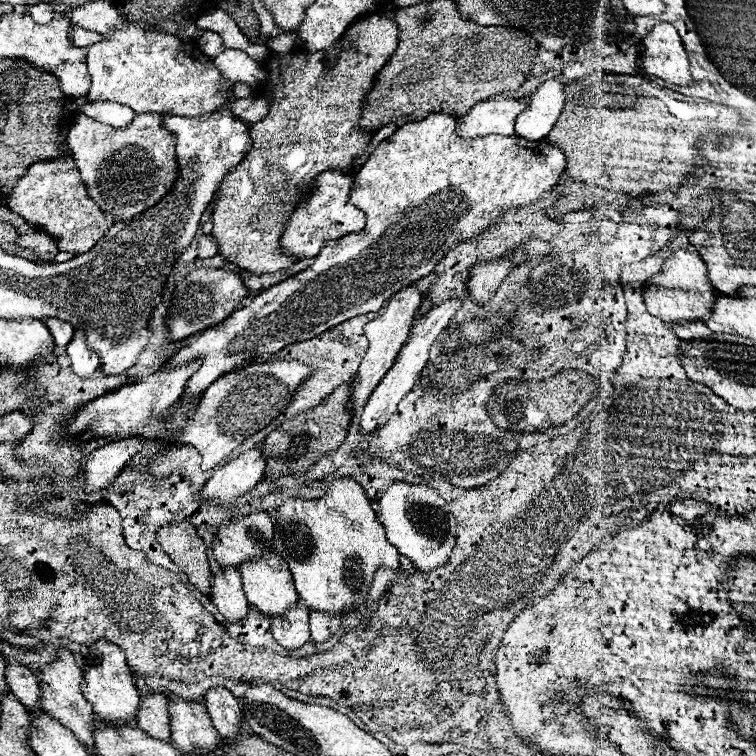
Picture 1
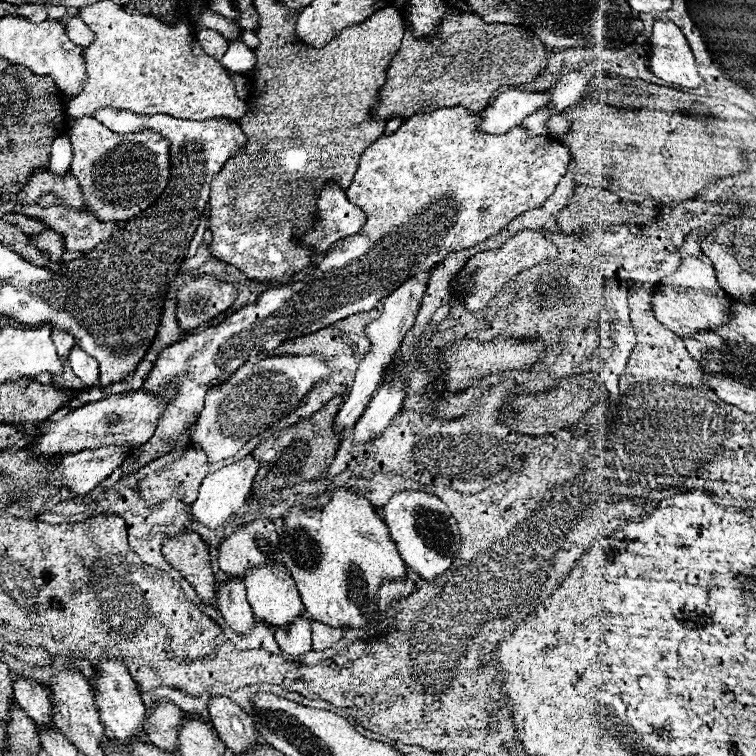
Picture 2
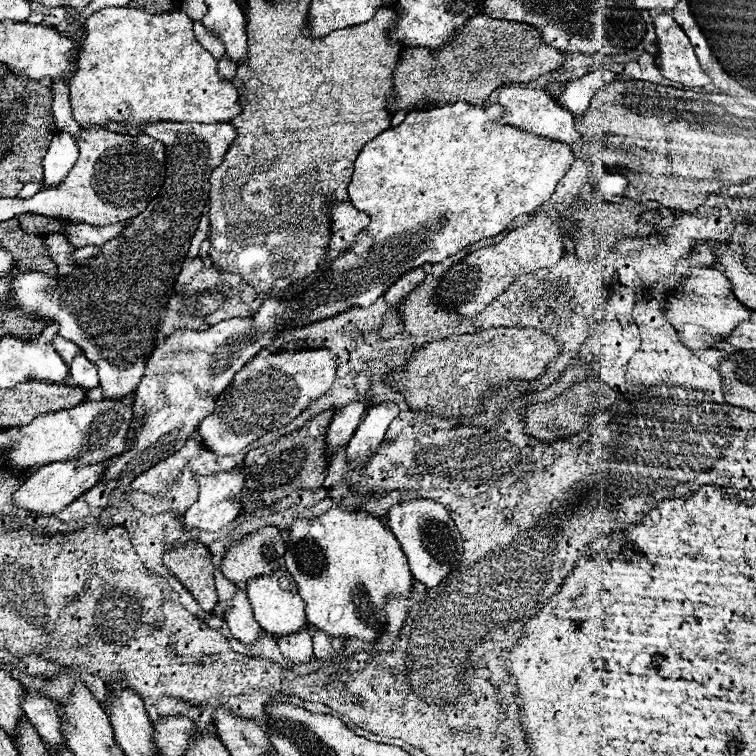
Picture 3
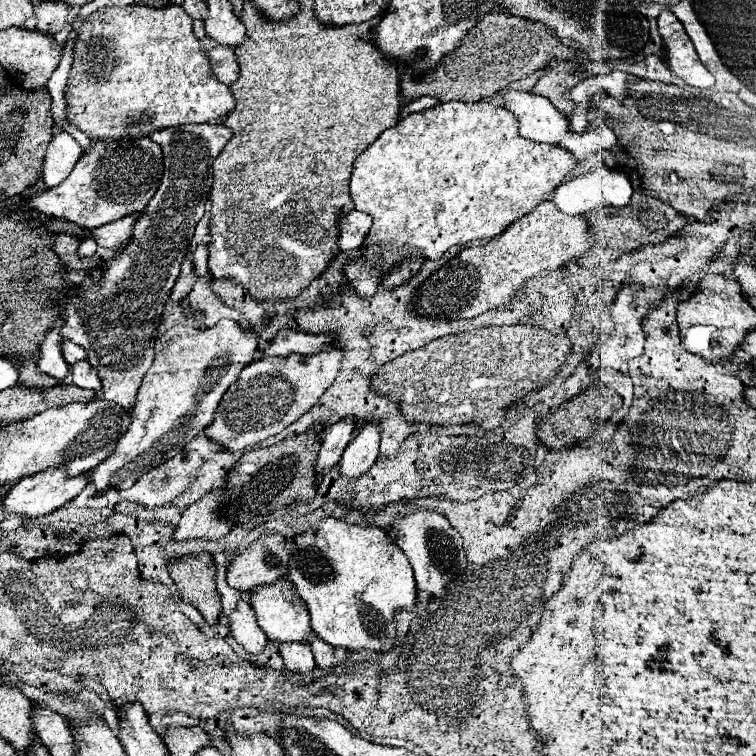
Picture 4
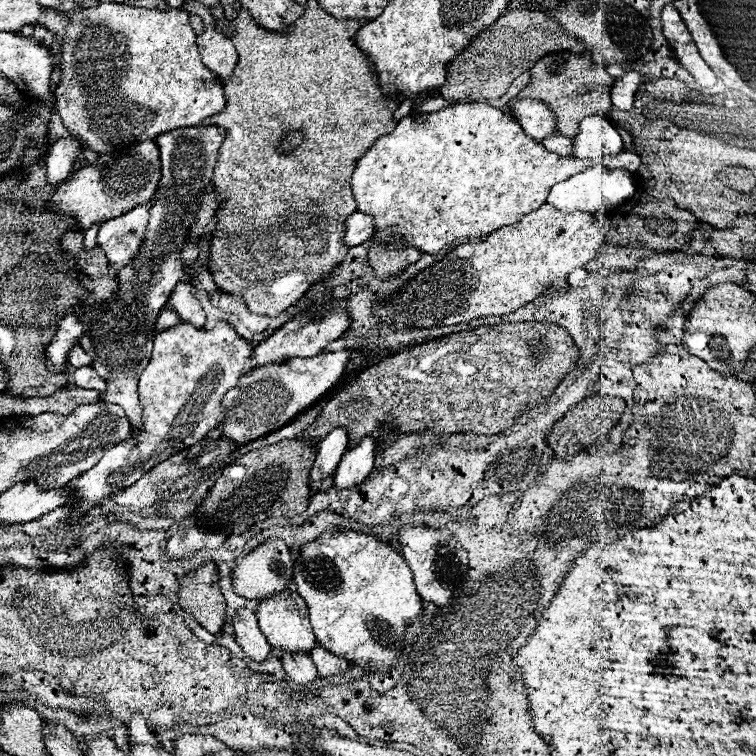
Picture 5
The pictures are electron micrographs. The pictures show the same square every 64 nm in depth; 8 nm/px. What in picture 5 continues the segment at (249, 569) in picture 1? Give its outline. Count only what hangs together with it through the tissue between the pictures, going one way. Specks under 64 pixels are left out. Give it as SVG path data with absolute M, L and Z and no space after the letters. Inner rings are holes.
M292 584L288 588L284 588L282 592L274 594L274 596L258 600L256 616L258 616L258 622L260 622L260 630L264 632L268 642L272 646L276 646L278 650L310 652L316 646L316 638L314 638L310 618L308 618L308 608L306 608L304 600L298 596L298 592L294 590Z

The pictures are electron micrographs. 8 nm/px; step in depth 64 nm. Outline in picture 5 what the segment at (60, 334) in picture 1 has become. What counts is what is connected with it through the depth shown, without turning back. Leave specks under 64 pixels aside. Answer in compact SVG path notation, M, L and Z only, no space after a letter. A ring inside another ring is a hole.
M74 346L68 352L68 364L74 368L80 368L80 364L92 364L92 358L80 346Z

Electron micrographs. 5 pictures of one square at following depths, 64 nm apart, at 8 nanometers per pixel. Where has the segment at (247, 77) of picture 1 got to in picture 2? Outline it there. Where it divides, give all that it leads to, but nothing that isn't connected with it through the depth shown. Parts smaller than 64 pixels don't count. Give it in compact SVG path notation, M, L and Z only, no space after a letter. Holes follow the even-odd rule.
M232 42L226 50L226 54L218 60L220 66L232 74L240 74L240 76L248 76L254 70L256 64L256 56L254 52L242 42Z

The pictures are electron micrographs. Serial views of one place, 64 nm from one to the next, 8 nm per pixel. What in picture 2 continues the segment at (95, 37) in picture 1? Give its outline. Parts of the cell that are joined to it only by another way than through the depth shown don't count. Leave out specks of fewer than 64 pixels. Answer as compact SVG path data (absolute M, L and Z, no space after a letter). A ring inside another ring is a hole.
M70 18L66 22L66 32L68 32L68 36L70 36L70 40L74 44L84 46L84 48L88 44L92 44L92 40L94 40L94 32L82 20L78 20L78 18Z

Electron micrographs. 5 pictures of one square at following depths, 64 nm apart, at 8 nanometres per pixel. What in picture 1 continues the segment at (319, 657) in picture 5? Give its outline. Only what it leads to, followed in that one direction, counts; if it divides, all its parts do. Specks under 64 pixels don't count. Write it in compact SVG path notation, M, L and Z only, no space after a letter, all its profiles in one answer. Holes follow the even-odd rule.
M310 610L310 632L314 642L324 642L340 630L340 614Z

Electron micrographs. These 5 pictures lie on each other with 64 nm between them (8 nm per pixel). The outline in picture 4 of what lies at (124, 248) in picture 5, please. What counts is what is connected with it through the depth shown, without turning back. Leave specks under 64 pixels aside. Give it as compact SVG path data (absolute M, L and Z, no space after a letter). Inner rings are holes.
M132 214L132 216L126 216L122 220L116 220L116 222L110 222L106 226L100 226L100 228L92 228L92 230L86 230L84 236L78 236L80 242L86 240L86 238L94 238L98 242L98 246L104 246L104 248L112 248L112 250L120 250L130 238L130 230L132 230L132 224L134 220L138 218L140 214Z

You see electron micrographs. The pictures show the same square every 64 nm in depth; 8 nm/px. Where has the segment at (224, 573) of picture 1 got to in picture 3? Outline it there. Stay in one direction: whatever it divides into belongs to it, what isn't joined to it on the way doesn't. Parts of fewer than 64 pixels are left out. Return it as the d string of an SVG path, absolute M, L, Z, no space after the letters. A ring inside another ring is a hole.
M238 588L234 598L230 600L230 606L224 610L224 620L230 626L230 632L234 638L238 638L244 644L252 644L260 636L260 624L256 624L256 618L252 614L250 602L246 598L246 590Z

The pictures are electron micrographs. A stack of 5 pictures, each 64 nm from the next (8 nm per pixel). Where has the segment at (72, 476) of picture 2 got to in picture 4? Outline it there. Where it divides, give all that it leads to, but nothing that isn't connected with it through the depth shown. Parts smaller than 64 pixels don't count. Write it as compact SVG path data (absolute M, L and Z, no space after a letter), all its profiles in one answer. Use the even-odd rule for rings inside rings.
M64 466L46 468L42 472L36 472L32 476L26 476L18 484L14 484L10 488L10 492L6 494L6 498L4 498L4 508L8 512L18 512L18 514L22 514L26 518L46 516L46 514L52 514L54 510L62 508L72 498L76 498L88 484L90 484L90 470L72 478L72 476L68 476L68 472L66 472Z

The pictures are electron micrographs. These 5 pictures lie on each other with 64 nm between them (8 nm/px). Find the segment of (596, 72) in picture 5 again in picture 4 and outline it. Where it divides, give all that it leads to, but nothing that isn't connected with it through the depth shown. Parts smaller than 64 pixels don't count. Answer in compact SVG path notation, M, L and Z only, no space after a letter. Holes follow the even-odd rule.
M552 62L542 70L542 76L538 80L538 84L532 88L532 92L540 92L542 96L548 96L548 100L560 110L564 112L564 116L572 116L572 102L568 100L566 92L576 86L578 82L582 82L584 78L578 76L578 70L574 68L574 62Z

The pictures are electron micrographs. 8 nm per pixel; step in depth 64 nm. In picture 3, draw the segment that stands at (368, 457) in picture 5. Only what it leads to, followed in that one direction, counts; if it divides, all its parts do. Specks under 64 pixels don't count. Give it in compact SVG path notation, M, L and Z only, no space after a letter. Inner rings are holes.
M390 400L374 404L366 410L360 426L356 428L354 436L346 446L346 456L354 468L362 466L364 458L370 456L376 444L384 440L384 434L396 416L398 416L398 406Z

